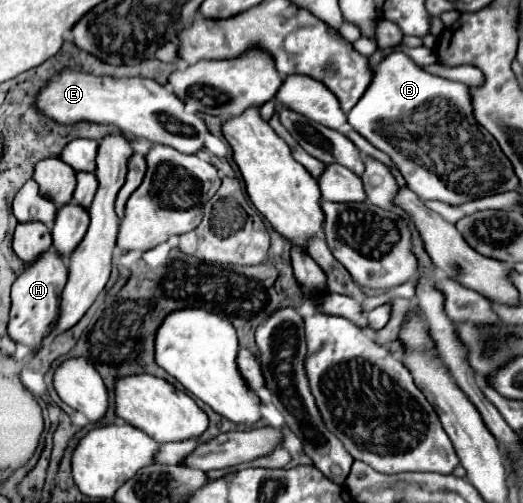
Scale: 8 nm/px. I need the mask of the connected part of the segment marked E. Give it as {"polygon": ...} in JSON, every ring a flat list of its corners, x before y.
{"polygon":[[65,70,37,96,37,108,61,124,79,120,113,124,125,134,131,132,133,136,143,136,183,154,197,154,205,144,205,134,209,134,207,124,197,114,183,112,183,104,177,96,173,96,167,86,149,78,97,78,85,72]]}

